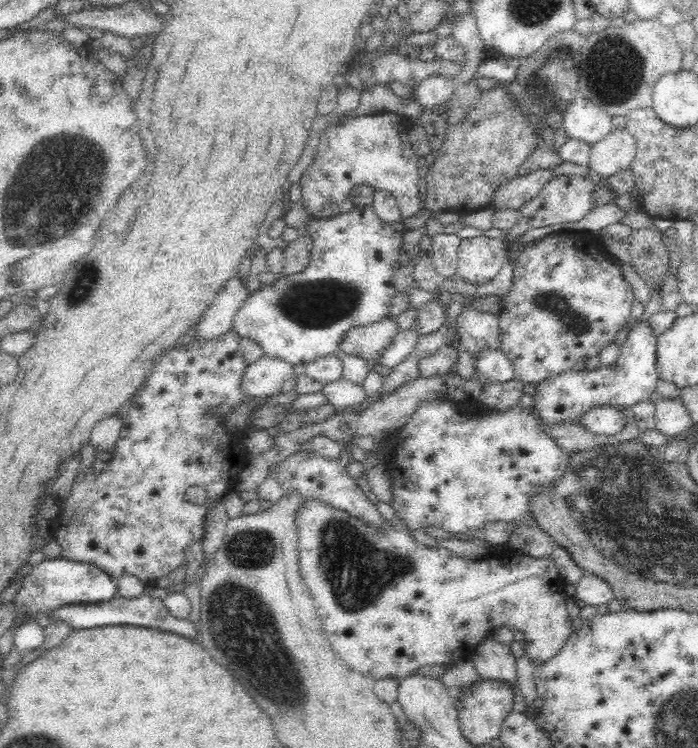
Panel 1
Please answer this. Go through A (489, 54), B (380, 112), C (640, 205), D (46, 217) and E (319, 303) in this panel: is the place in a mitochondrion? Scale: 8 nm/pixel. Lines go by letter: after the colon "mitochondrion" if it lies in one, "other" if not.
A: other
B: other
C: other
D: mitochondrion
E: mitochondrion

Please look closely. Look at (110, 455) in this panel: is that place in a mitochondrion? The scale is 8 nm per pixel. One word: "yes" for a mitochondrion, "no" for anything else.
no

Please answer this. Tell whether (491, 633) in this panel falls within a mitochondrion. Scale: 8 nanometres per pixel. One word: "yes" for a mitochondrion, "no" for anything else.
no

